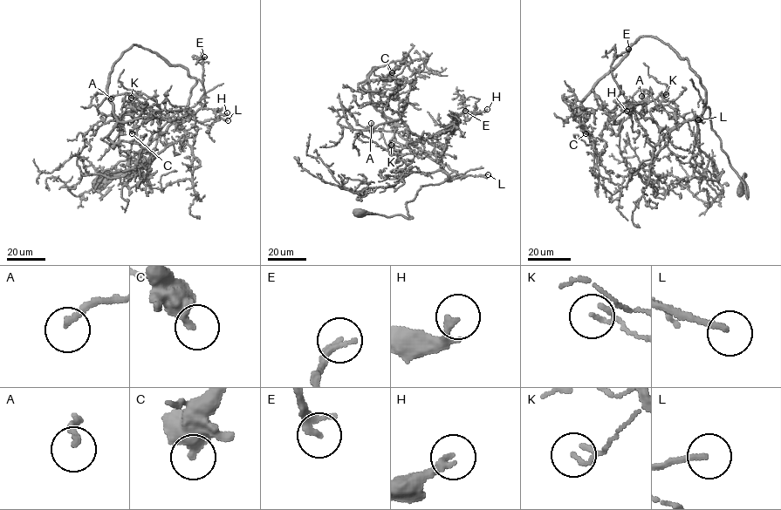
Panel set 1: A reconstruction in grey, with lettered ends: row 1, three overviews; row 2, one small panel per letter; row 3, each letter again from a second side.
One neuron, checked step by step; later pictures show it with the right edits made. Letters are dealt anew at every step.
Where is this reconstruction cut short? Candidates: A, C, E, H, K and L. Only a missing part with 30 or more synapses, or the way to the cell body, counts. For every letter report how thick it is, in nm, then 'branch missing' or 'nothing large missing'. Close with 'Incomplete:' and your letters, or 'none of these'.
A: 180 nm | branch missing
C: 440 nm | nothing large missing
E: 180 nm | branch missing
H: 200 nm | nothing large missing
K: 110 nm | nothing large missing
L: 180 nm | nothing large missing
Incomplete: A, E

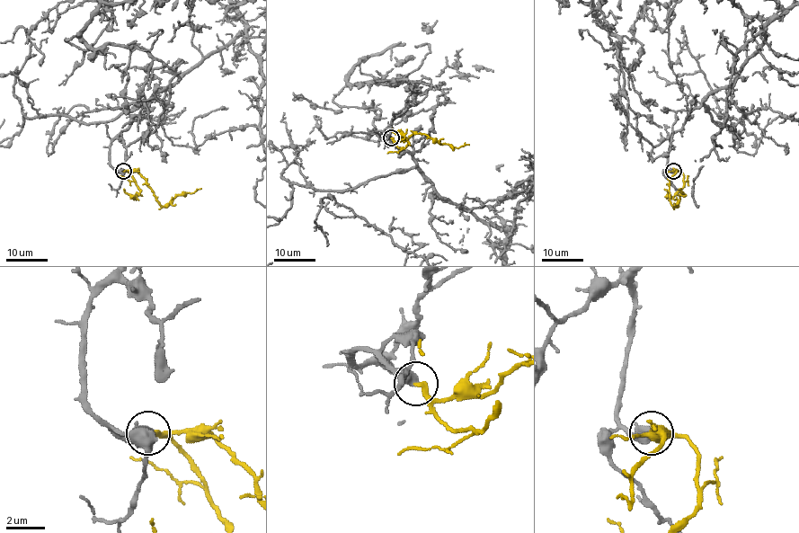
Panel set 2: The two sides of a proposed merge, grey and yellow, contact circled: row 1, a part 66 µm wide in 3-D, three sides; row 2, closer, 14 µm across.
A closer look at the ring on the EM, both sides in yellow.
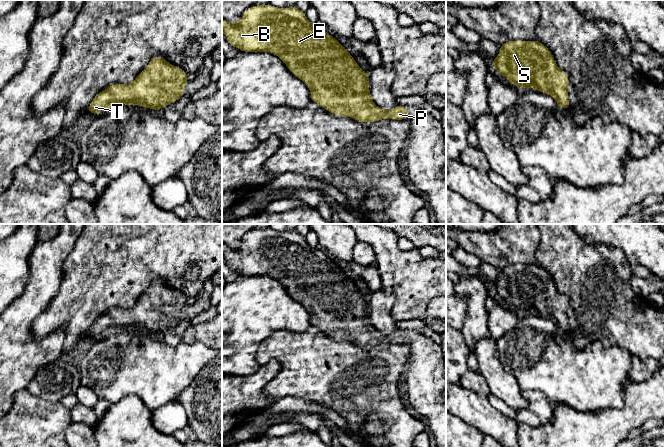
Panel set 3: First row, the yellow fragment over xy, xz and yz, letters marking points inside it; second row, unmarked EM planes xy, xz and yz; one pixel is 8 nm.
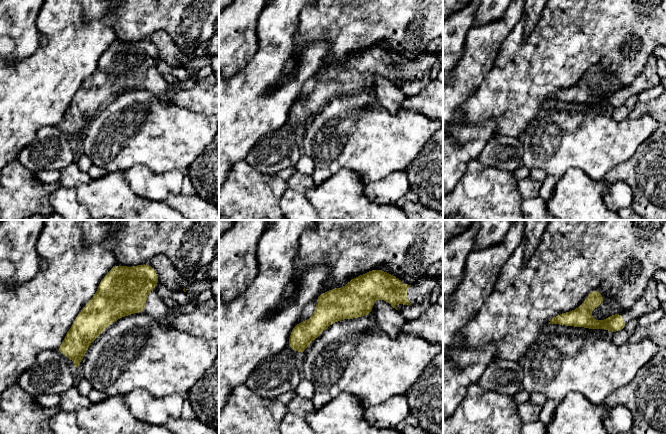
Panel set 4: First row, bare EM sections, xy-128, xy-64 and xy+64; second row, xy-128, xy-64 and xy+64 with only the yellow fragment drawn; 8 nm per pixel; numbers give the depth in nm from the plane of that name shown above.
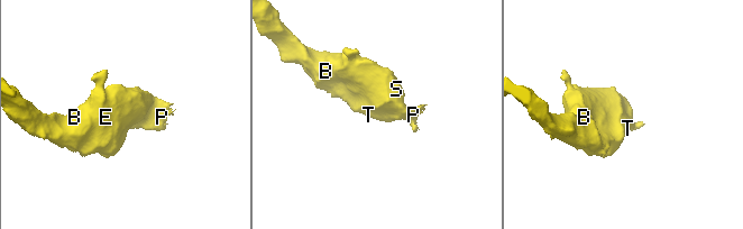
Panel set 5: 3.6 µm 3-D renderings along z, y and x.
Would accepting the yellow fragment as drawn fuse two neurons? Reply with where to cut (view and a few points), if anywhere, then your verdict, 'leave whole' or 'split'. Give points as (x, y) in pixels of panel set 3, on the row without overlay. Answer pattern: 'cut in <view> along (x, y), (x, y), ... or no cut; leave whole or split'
no cut; leave whole

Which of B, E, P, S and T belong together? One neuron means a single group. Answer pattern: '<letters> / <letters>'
B E P S T

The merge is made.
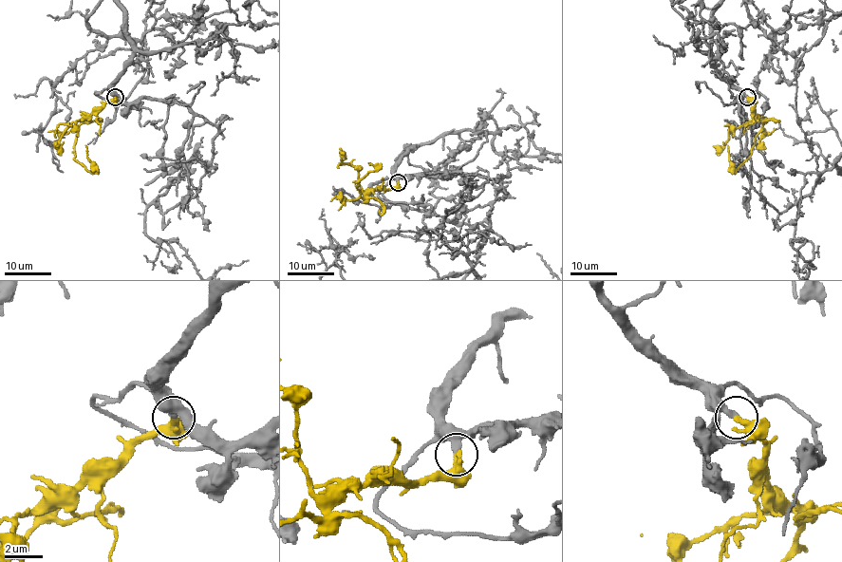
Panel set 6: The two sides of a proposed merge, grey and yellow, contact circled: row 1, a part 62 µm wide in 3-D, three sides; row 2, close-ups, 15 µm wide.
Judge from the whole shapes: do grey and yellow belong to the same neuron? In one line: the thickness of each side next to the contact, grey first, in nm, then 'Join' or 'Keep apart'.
Thickness 360 nm (grey) against 260 nm. Join

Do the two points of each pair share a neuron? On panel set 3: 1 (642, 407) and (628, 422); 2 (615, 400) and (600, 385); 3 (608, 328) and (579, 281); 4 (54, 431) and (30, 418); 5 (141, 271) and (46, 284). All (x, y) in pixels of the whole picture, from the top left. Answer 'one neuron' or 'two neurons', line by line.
1: one neuron
2: one neuron
3: one neuron
4: one neuron
5: two neurons

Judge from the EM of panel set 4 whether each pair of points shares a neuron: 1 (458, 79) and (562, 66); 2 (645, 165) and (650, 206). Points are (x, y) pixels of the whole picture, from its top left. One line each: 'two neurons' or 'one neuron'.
1: two neurons
2: one neuron

